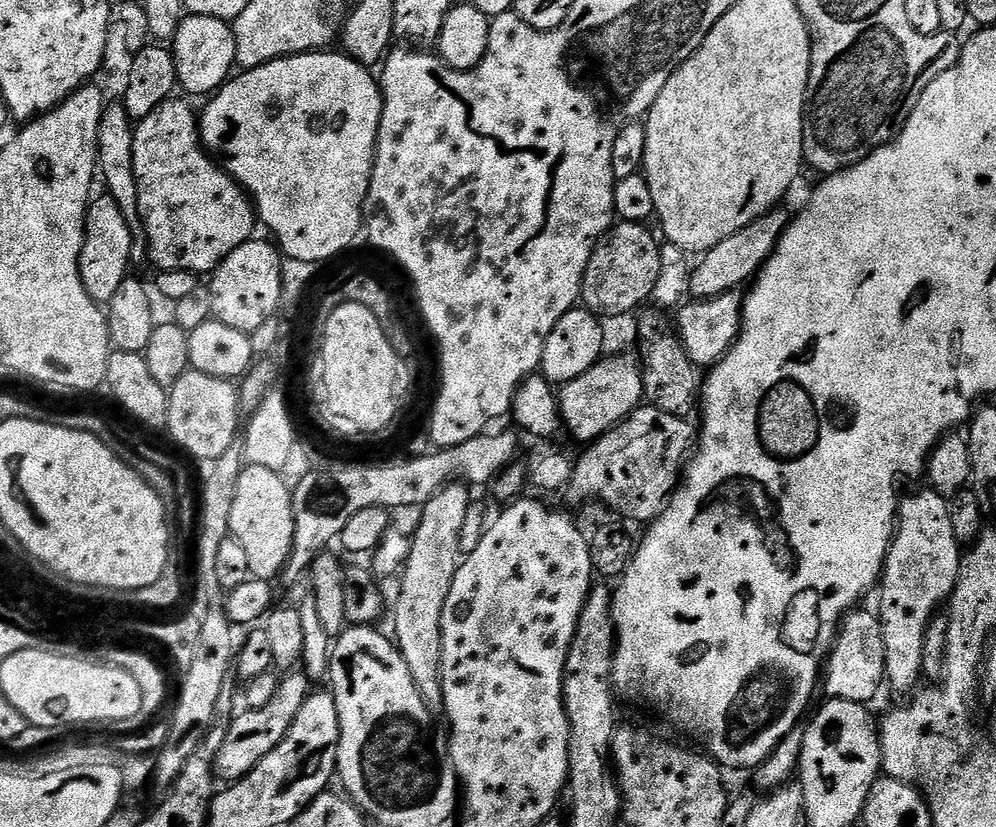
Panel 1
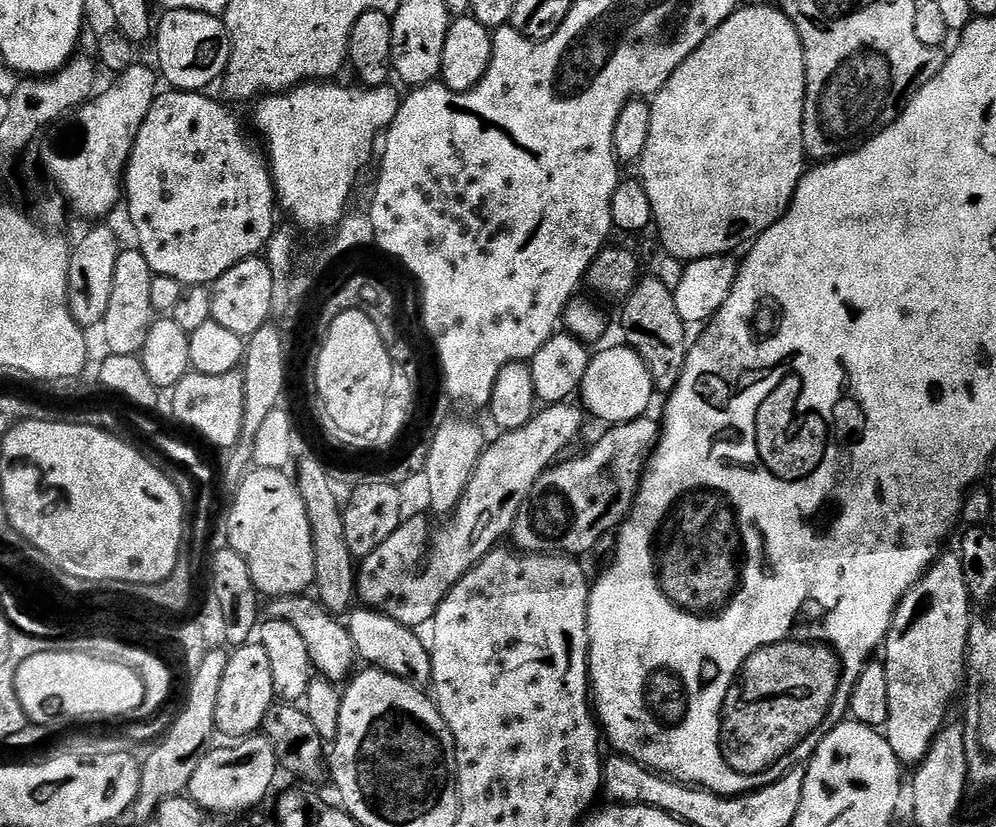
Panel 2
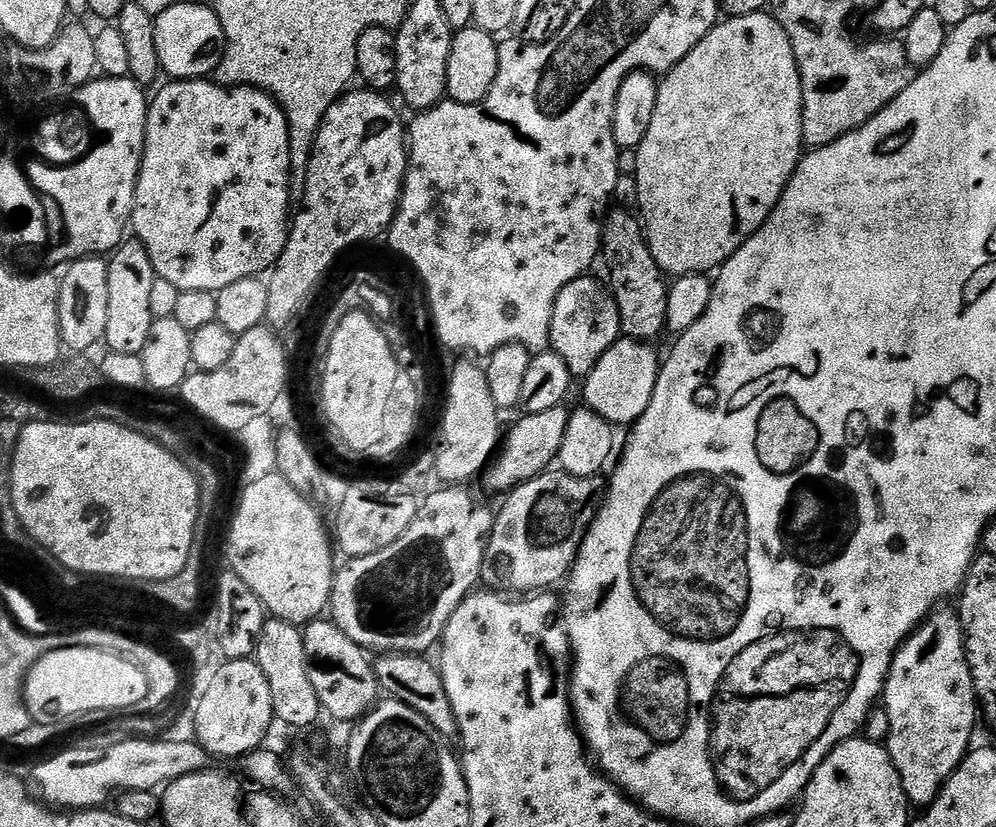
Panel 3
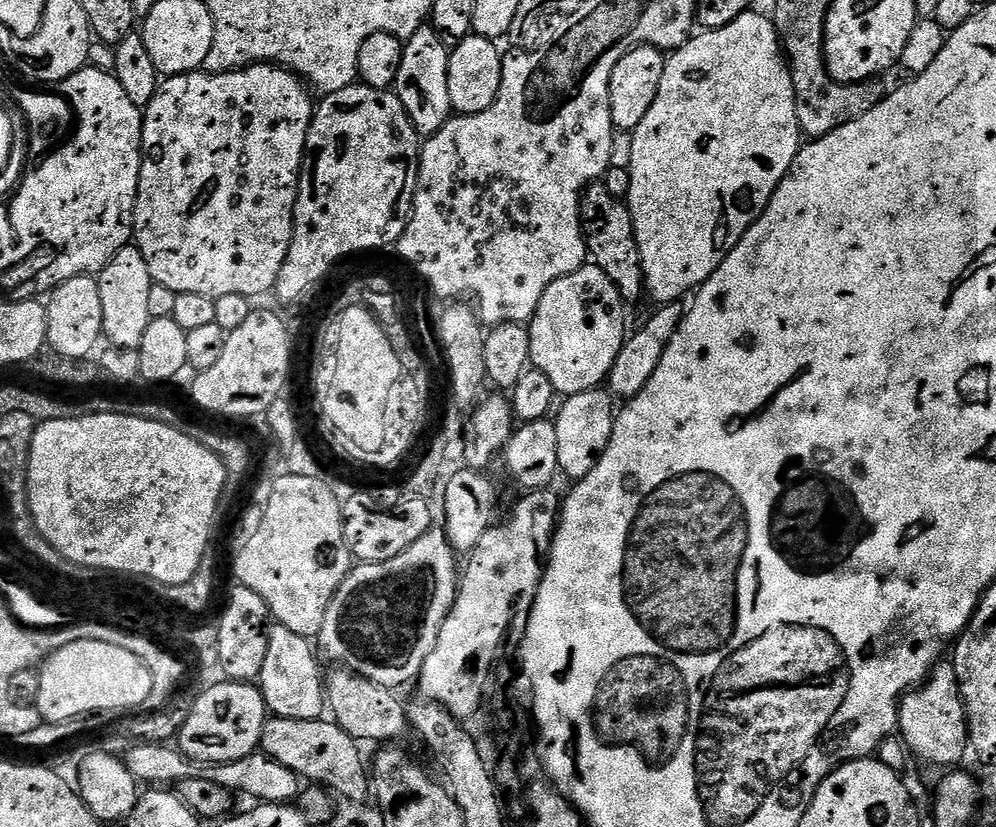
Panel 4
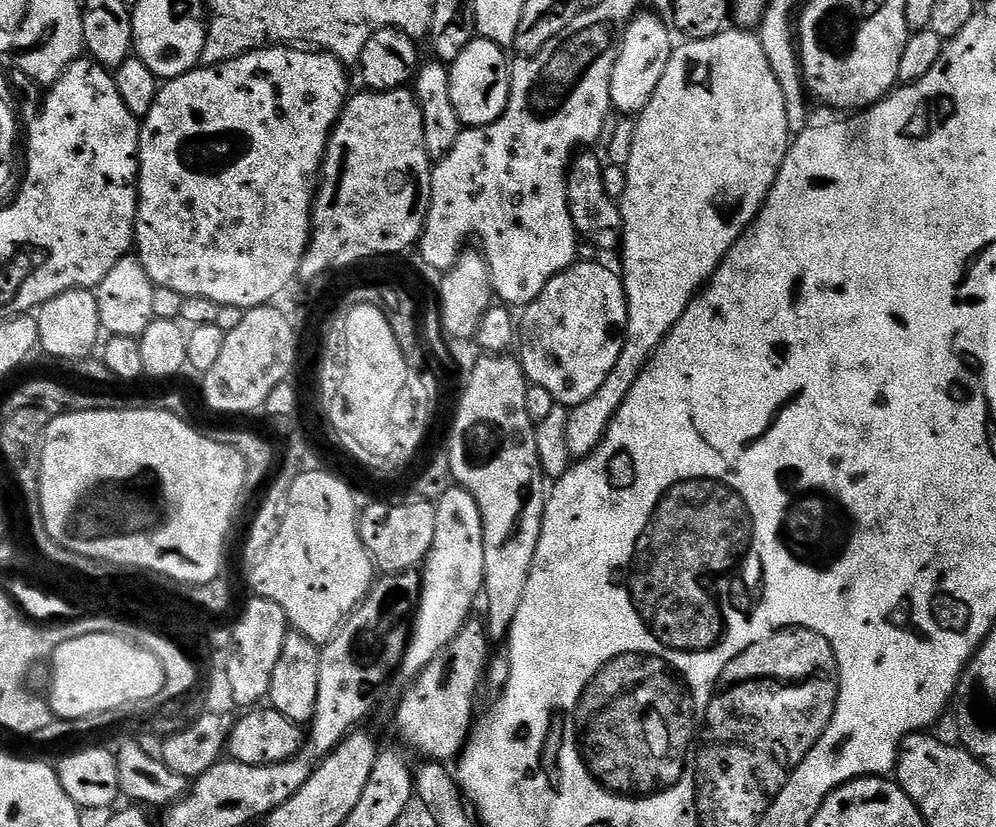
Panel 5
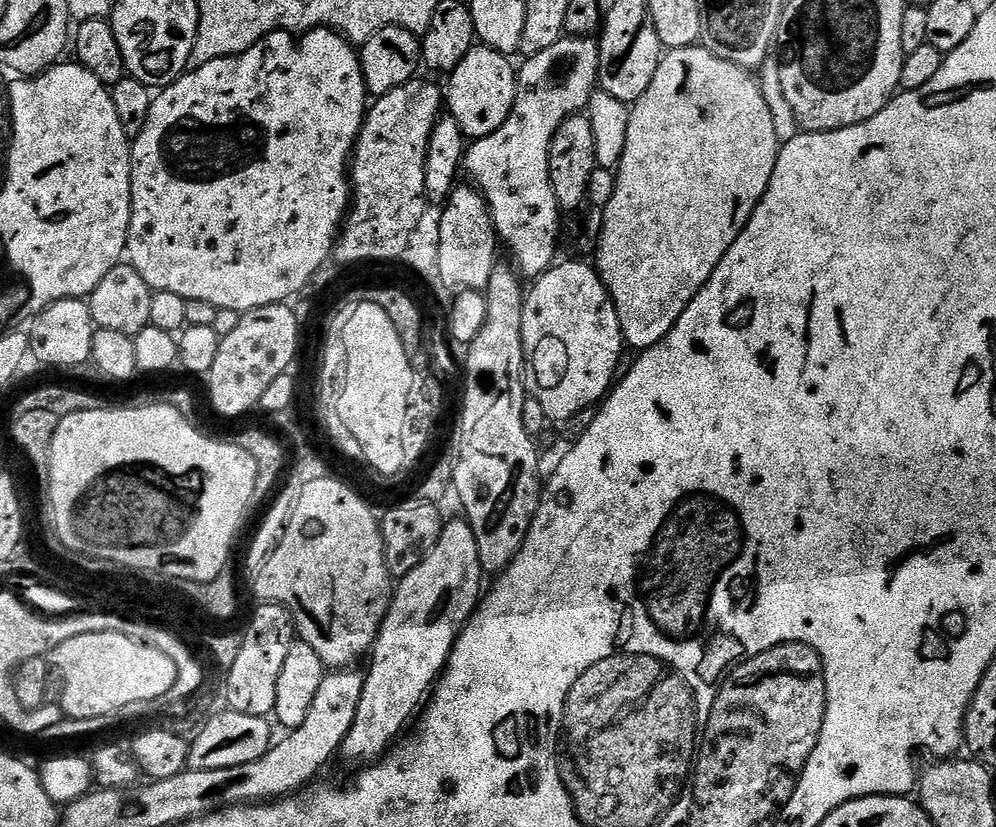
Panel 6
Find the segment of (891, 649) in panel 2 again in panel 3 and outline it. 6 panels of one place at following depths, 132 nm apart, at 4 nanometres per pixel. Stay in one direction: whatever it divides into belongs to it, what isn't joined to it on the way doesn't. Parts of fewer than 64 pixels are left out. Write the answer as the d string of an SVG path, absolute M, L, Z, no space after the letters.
M948 606L941 607L932 613L907 640L904 641L902 647L896 652L896 657L892 660L892 665L888 671L888 681L884 683L884 691L882 693L882 708L889 714L890 730L886 747L890 758L894 762L894 766L898 770L898 778L904 787L904 793L908 796L909 805L915 806L917 809L923 810L929 804L933 804L938 798L941 788L950 778L950 774L954 774L954 770L964 757L968 755L973 747L972 735L976 732L976 716L978 720L978 697L976 695L976 687L974 686L974 678L970 674L970 666L966 658L966 646L964 645L964 627L960 624L960 617L955 611L952 612Z

